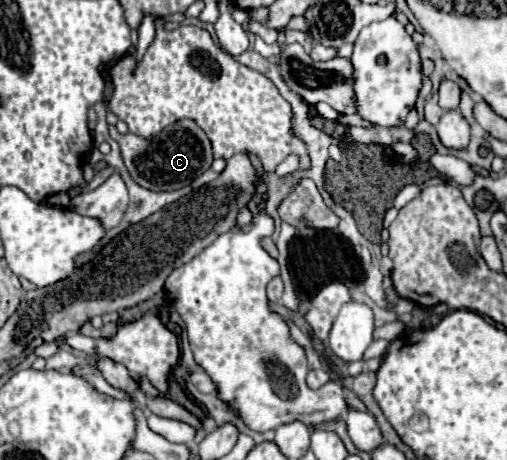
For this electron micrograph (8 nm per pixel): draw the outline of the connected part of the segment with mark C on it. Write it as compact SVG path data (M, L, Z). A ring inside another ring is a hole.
M179 120L171 126L163 128L159 136L153 140L139 138L137 134L125 134L125 148L121 148L123 162L129 170L129 176L147 190L177 190L191 184L197 176L209 170L209 162L213 162L211 142L207 134L191 120ZM151 162L157 162L151 168Z

